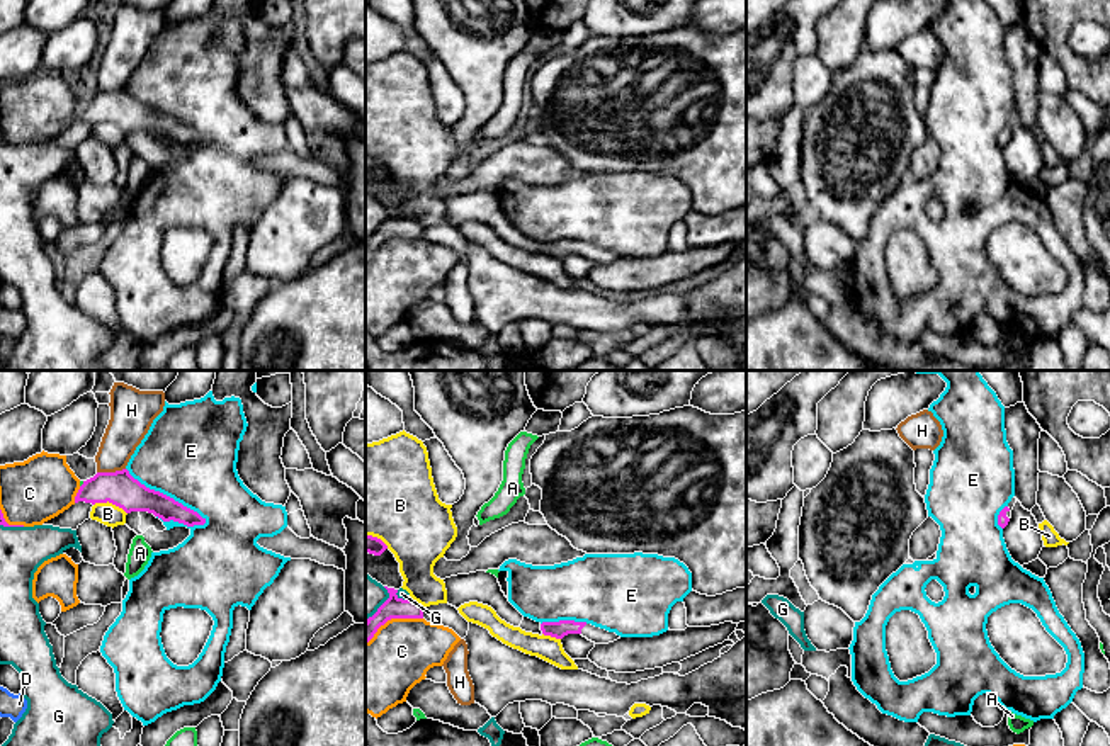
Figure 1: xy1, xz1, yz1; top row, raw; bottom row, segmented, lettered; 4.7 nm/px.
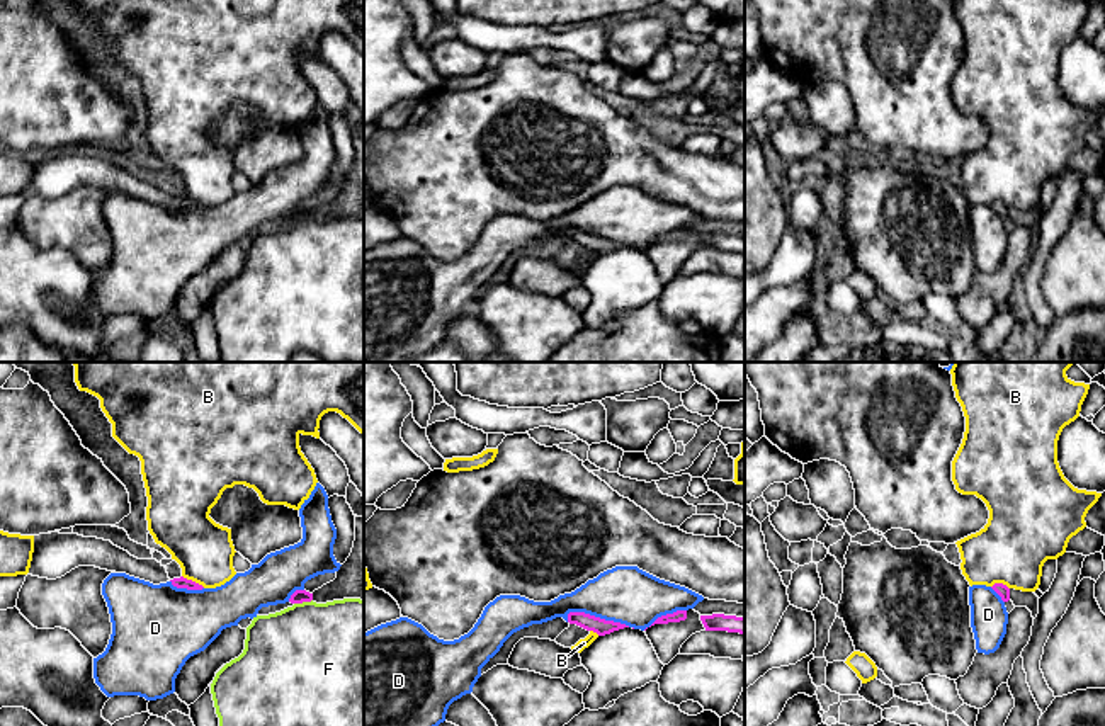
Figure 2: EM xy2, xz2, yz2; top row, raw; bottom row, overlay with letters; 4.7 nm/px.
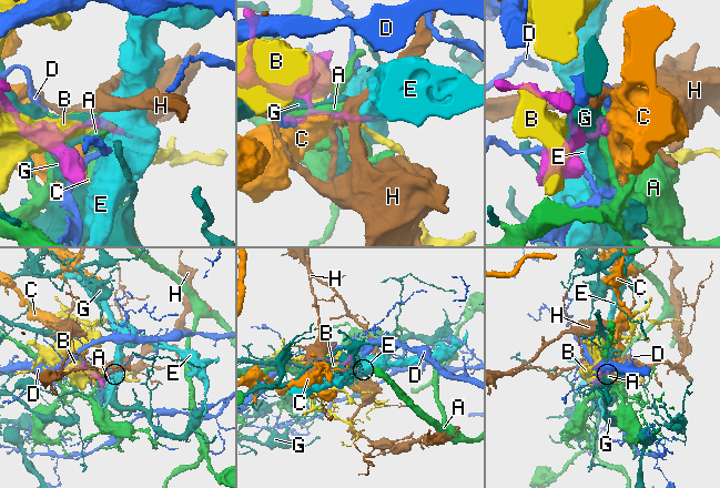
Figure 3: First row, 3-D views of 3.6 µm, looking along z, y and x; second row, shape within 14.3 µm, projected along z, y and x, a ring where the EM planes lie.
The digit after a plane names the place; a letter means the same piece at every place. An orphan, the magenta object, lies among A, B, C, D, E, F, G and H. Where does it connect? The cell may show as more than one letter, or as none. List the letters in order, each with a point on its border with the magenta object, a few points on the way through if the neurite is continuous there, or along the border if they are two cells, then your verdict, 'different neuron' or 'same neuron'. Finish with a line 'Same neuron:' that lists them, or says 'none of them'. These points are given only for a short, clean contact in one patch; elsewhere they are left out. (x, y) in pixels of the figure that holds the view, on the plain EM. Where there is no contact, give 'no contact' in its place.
A: meets magenta in xy1 at (82, 104); different neuron
B: meets magenta in xy1 at (111, 121); different neuron
C: meets magenta in xy1 at (77, 114); different neuron
D: meets magenta in xz2 at (599, 237); different neuron
E: meets magenta in xy1 at (165, 114); different neuron
F: meets magenta in xy2 at (303, 220); different neuron
G: meets magenta in xz1 at (383, 223); different neuron
H: meets magenta in xy1 at (111, 92); border along xy1 (124, 87), (97, 92); different neuron
Same neuron: none of them

